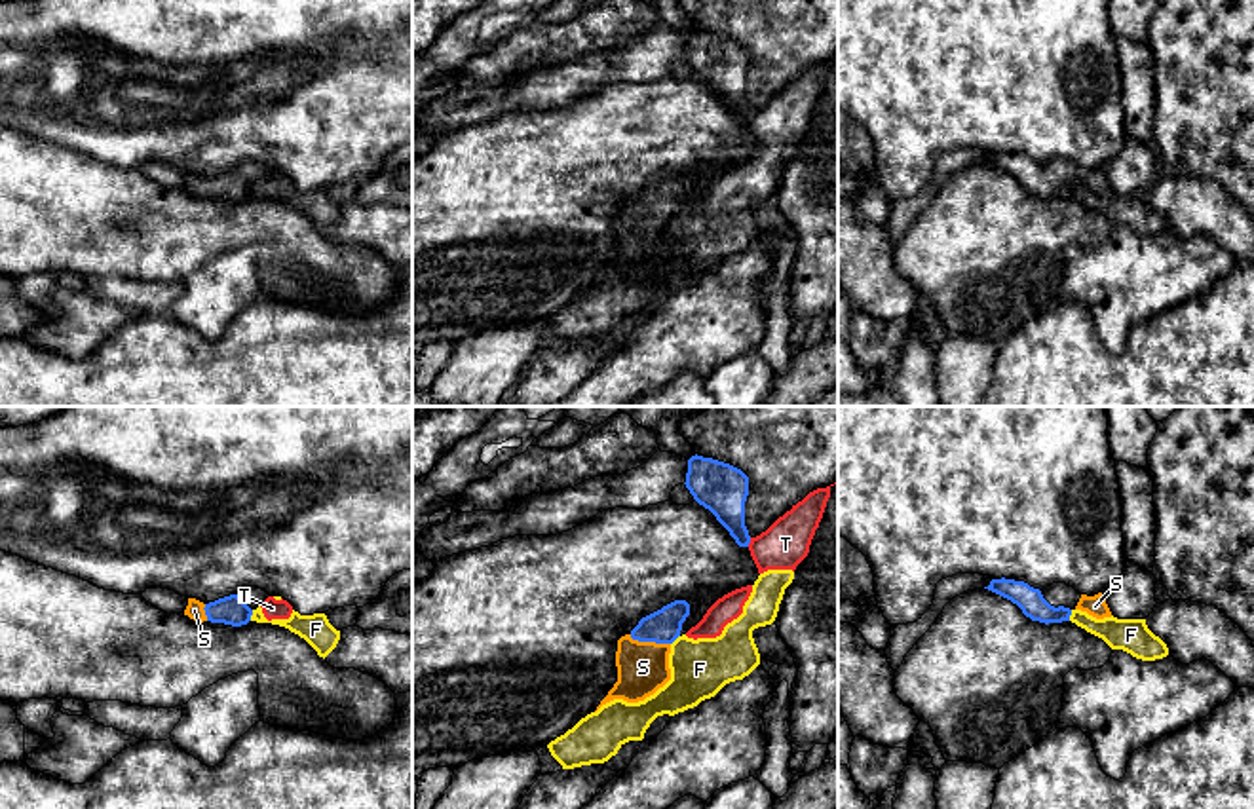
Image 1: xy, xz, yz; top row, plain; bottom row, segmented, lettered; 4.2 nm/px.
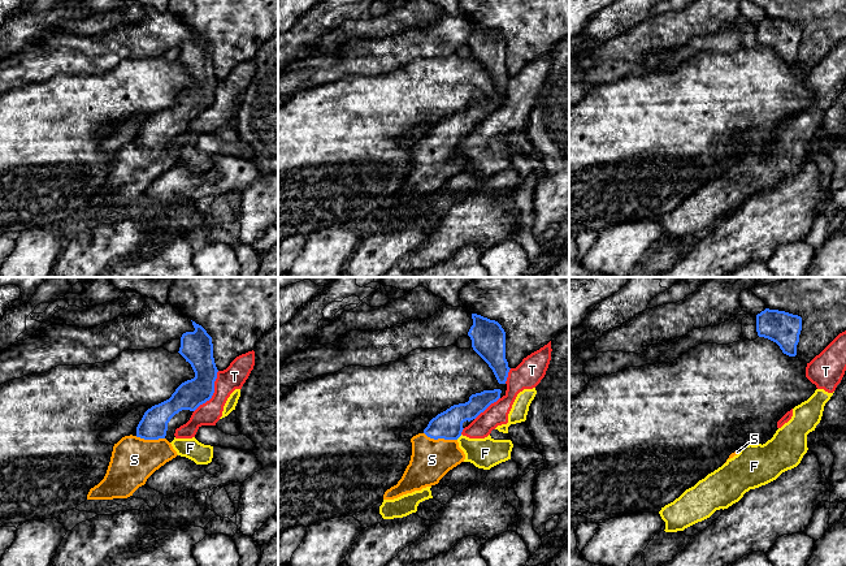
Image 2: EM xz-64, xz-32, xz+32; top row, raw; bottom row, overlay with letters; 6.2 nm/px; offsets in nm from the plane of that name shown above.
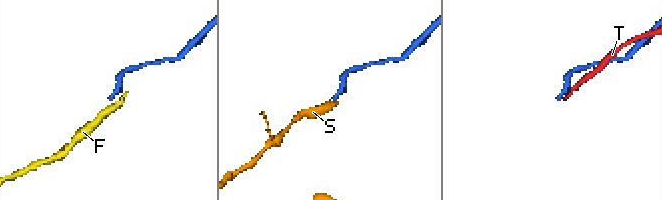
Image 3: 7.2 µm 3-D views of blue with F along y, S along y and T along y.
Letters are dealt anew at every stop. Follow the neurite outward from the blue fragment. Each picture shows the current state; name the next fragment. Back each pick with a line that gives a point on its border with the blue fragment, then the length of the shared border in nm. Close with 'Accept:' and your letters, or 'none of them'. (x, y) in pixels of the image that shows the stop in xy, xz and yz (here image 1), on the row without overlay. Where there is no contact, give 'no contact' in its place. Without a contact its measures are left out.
S: xz (650, 215) | 180 nm
Accept: S

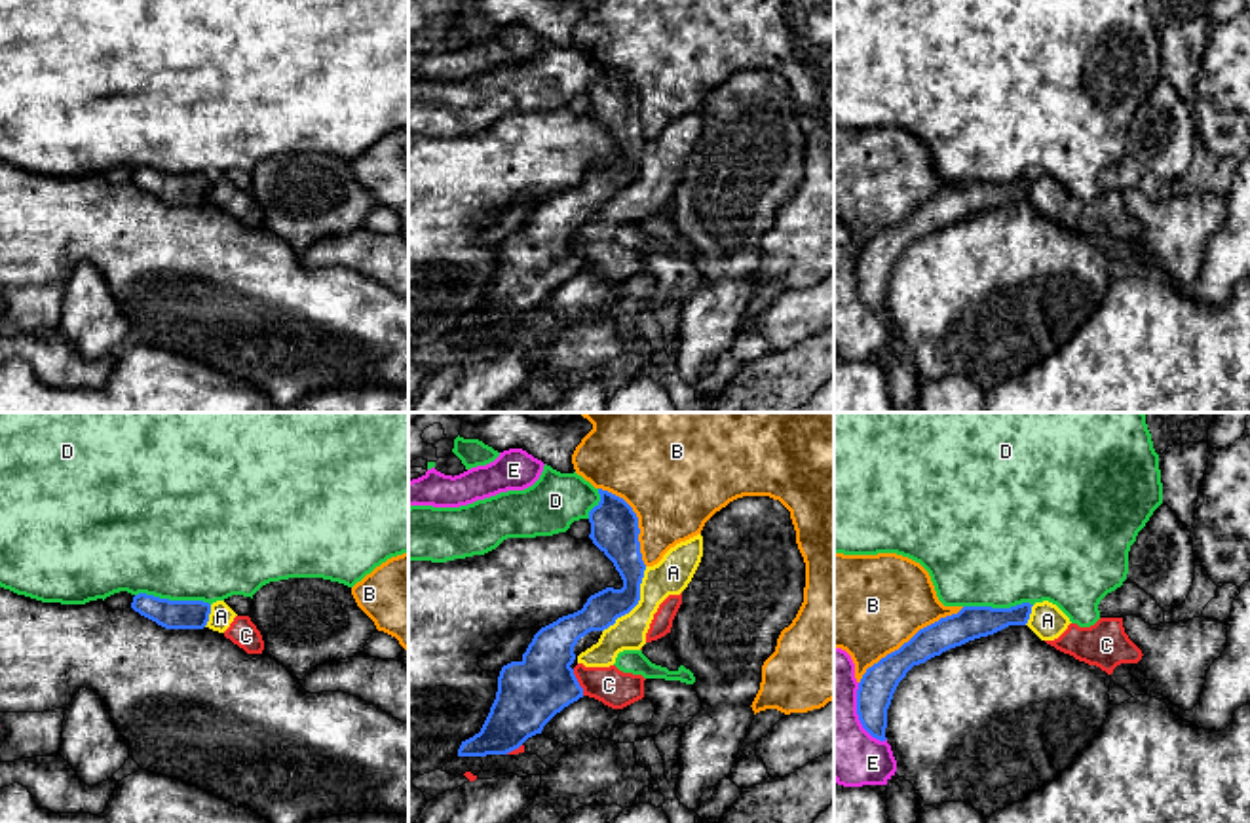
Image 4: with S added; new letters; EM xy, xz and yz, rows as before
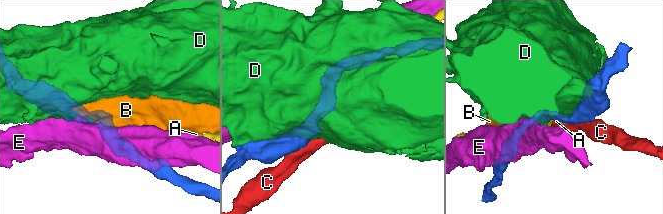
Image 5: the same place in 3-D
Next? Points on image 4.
Accept: none of them

